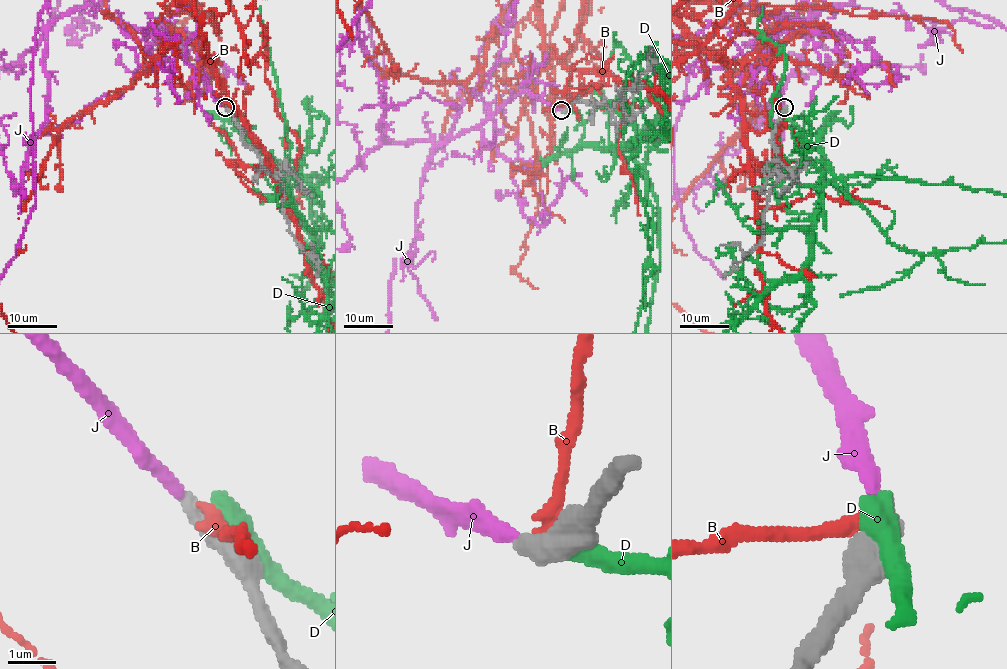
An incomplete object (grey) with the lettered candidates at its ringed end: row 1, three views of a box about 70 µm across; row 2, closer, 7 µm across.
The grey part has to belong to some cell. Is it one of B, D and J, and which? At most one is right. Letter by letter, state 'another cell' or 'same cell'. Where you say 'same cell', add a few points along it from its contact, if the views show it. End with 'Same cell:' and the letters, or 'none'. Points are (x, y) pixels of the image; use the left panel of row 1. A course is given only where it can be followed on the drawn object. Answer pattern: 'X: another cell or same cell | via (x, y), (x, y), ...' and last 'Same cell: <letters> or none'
B: another cell
D: another cell
J: same cell
Same cell: J

